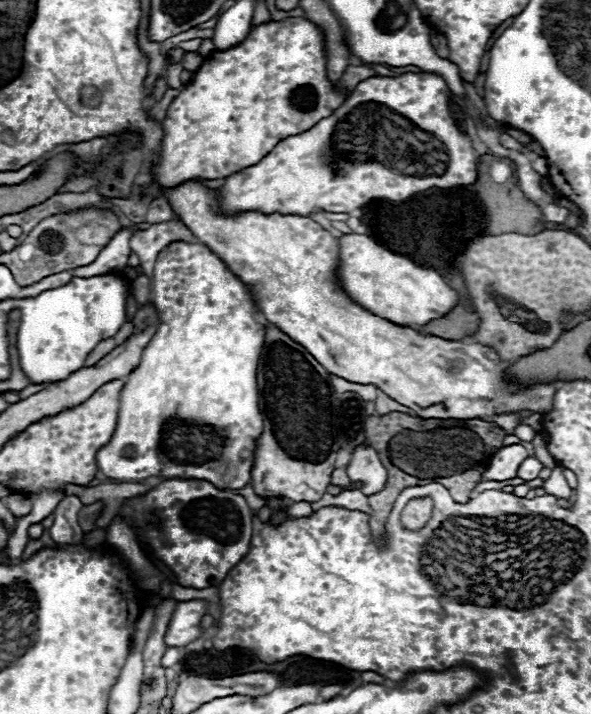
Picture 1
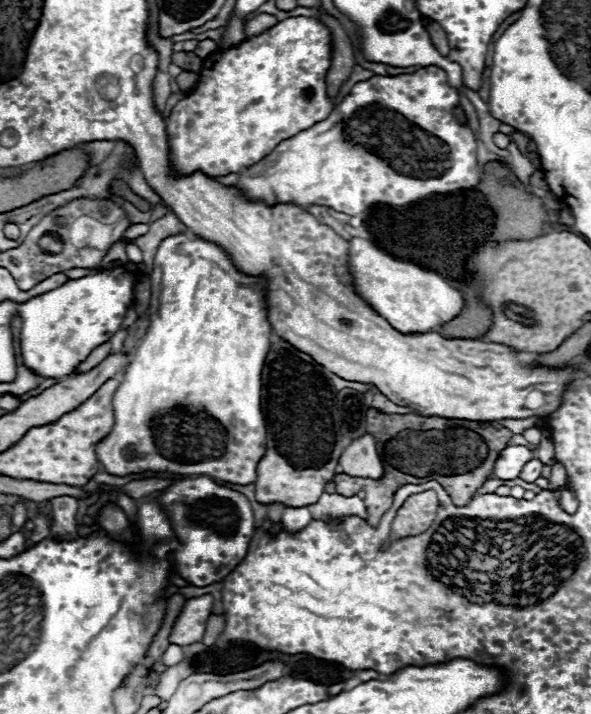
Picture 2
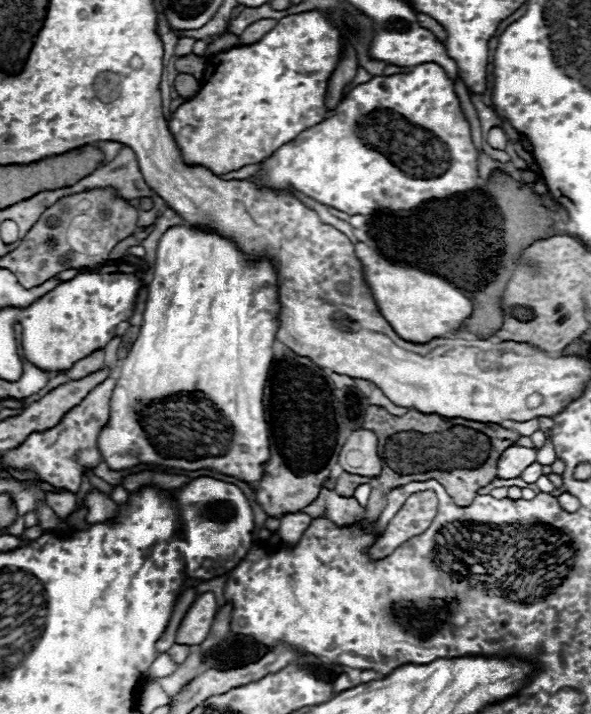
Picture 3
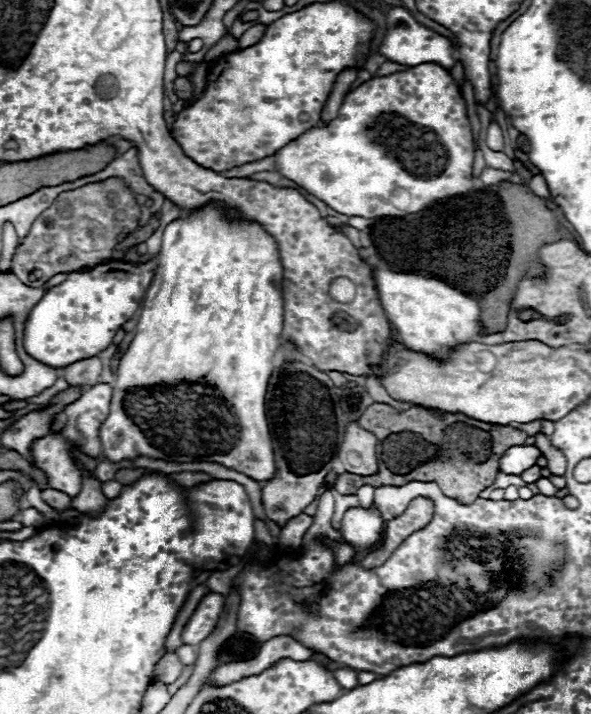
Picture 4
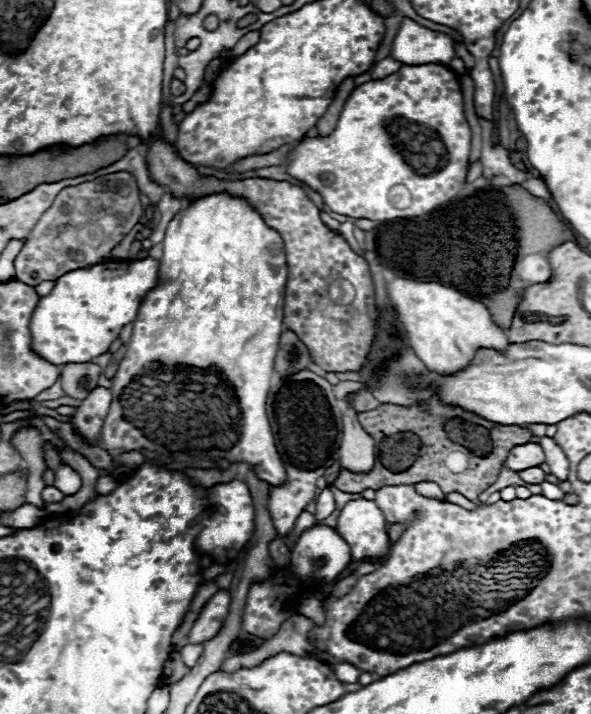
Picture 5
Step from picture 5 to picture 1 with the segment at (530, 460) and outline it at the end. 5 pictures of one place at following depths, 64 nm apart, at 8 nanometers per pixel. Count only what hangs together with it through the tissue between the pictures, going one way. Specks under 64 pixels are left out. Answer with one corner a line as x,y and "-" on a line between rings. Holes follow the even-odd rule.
520,444
504,446
494,454
494,460
490,460
490,468
484,472
484,480
512,480
518,474
520,464
528,458
528,452

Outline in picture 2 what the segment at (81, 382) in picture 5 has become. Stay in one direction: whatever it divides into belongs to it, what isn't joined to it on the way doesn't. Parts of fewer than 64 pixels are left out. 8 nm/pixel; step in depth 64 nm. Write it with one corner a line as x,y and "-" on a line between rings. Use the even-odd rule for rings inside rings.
106,342
106,344
102,344
102,346
98,346
96,350
92,350
92,352
90,352
90,356
88,356
84,362
80,362
80,364
78,364
78,368
74,370
74,374
88,372
90,368
98,366
98,364
108,356
108,354
110,354
110,342

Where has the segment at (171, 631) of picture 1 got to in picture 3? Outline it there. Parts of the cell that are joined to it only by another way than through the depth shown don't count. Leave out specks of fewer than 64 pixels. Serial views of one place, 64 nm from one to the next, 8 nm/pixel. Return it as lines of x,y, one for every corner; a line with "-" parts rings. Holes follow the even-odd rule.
212,592
200,594
178,628
178,636
176,636
178,644
188,644
188,646
202,644
202,640
210,632
216,612
218,612
216,596

